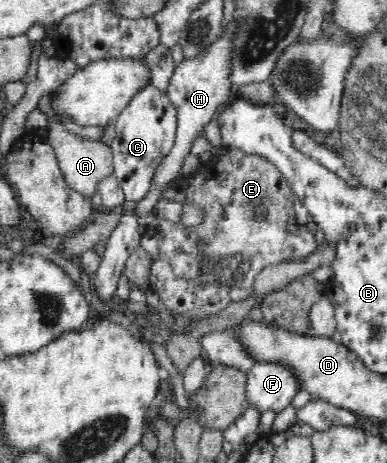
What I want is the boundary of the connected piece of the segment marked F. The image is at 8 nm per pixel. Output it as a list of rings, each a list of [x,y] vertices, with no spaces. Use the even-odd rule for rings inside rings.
[[[256,361],[247,375],[248,401],[260,412],[281,411],[292,404],[294,396],[302,390],[300,375],[280,361]]]

